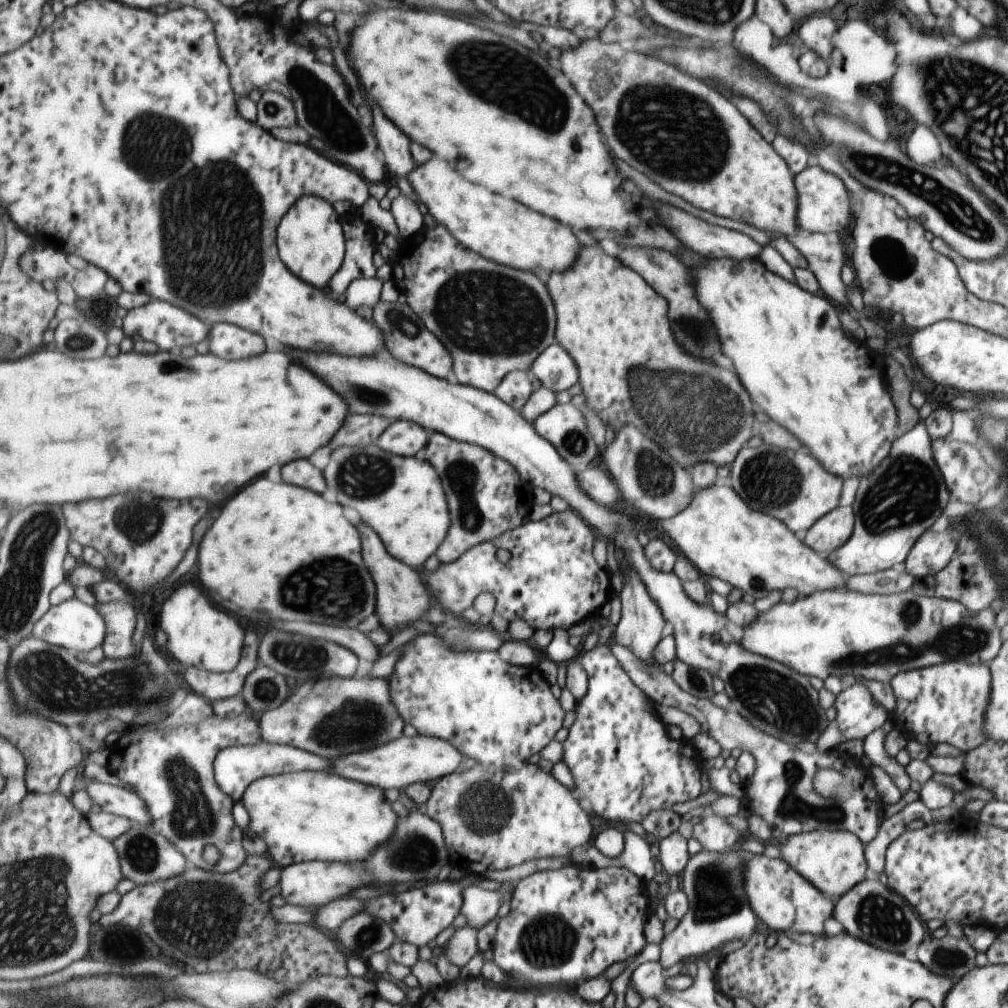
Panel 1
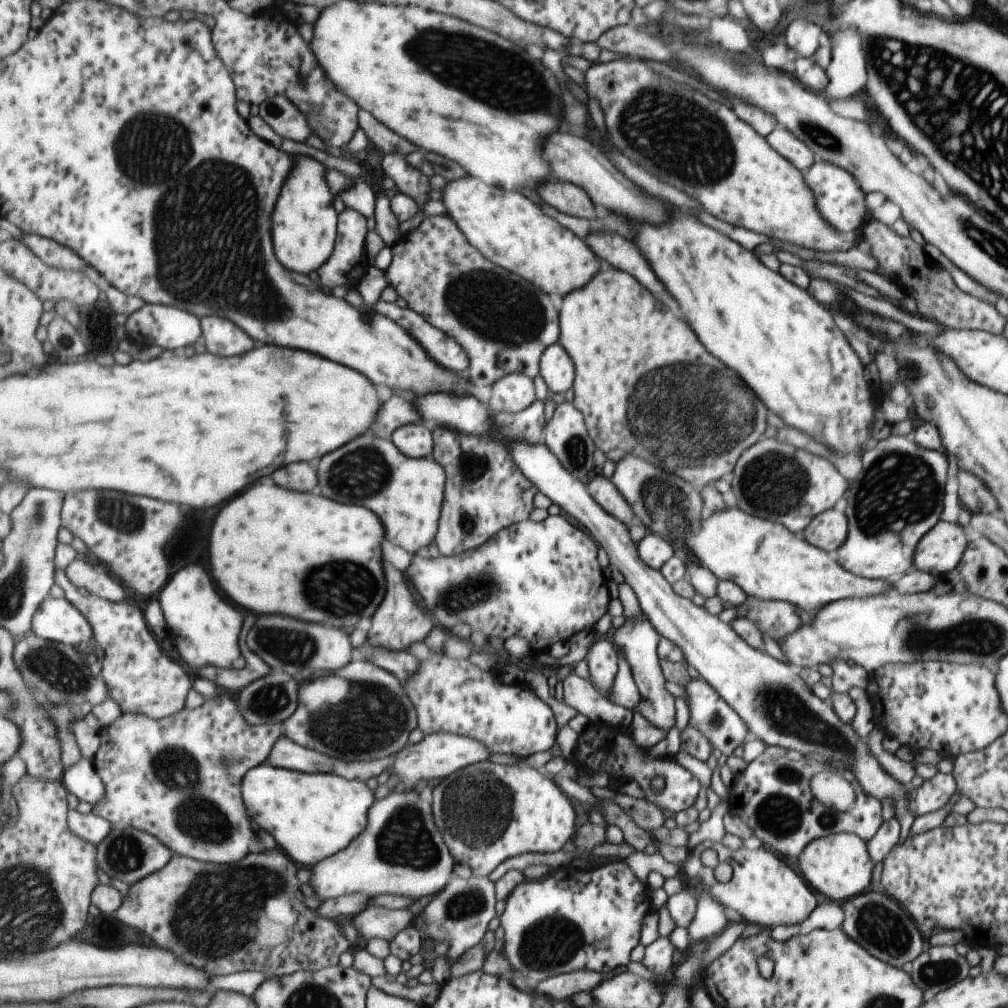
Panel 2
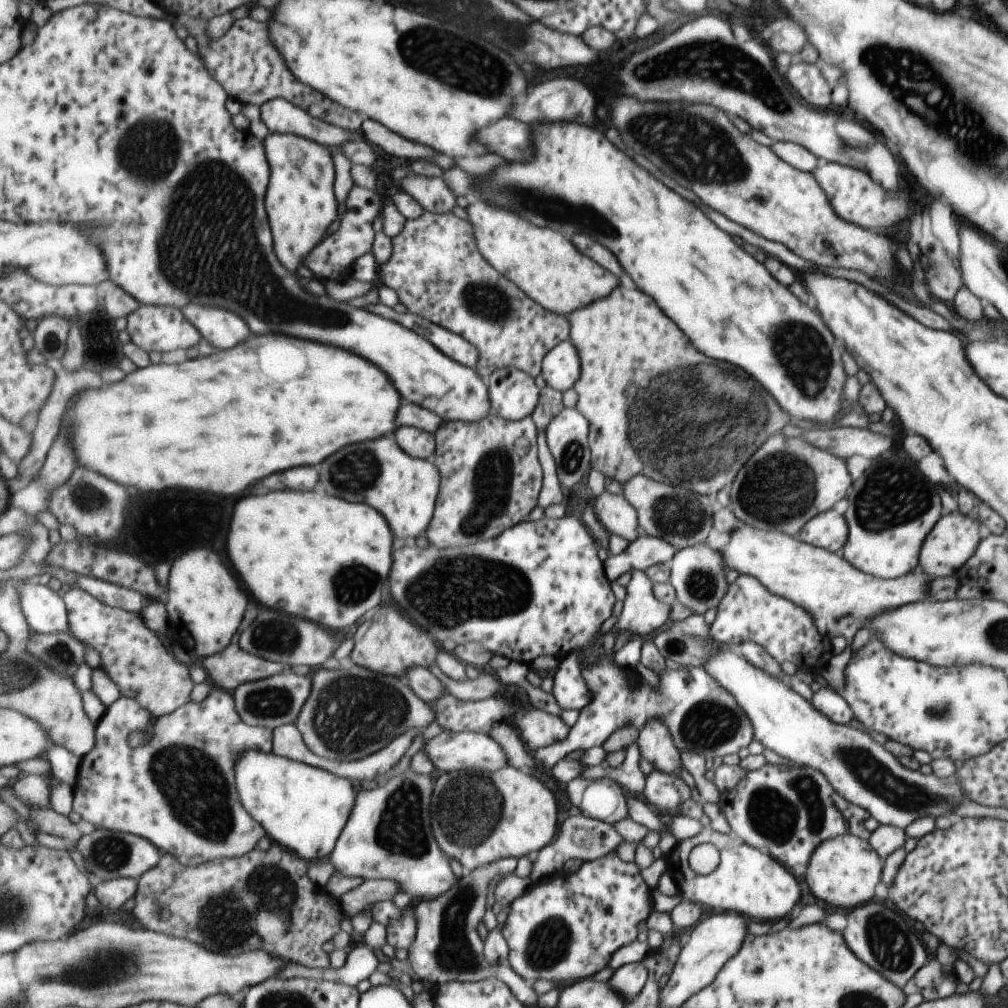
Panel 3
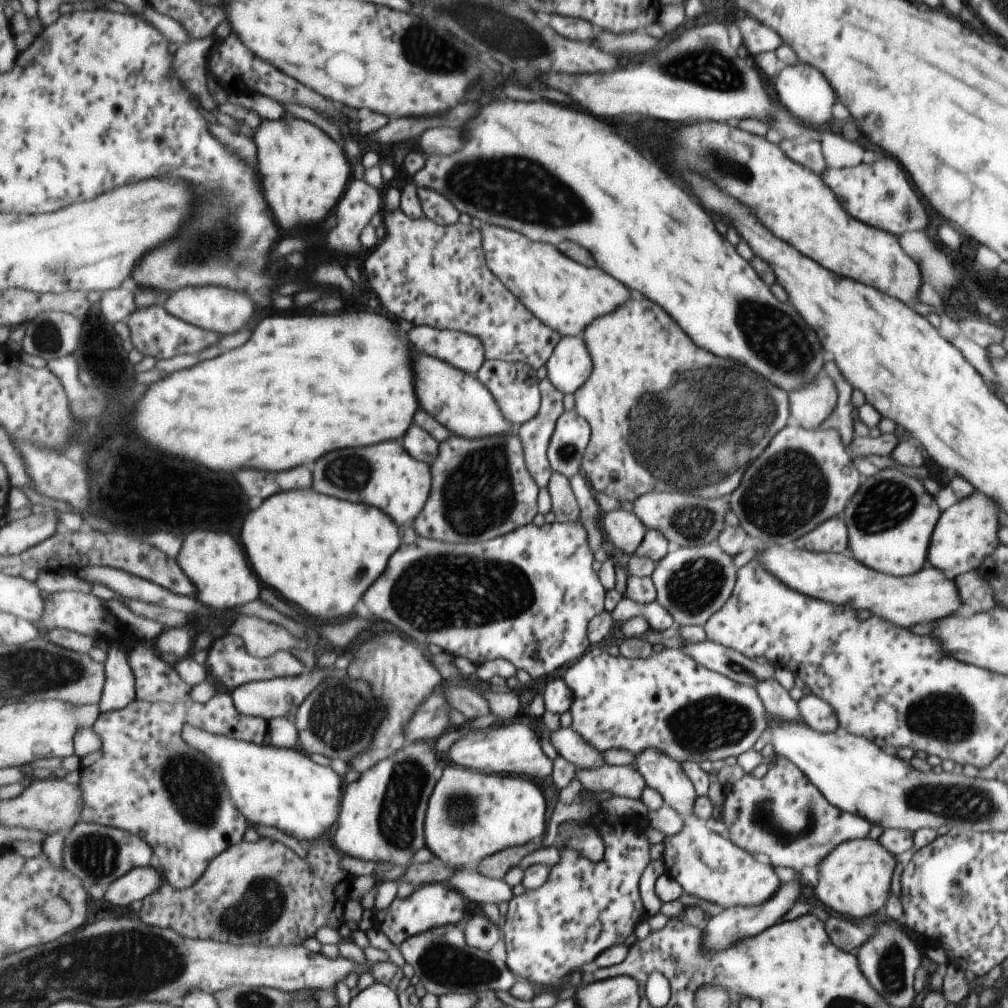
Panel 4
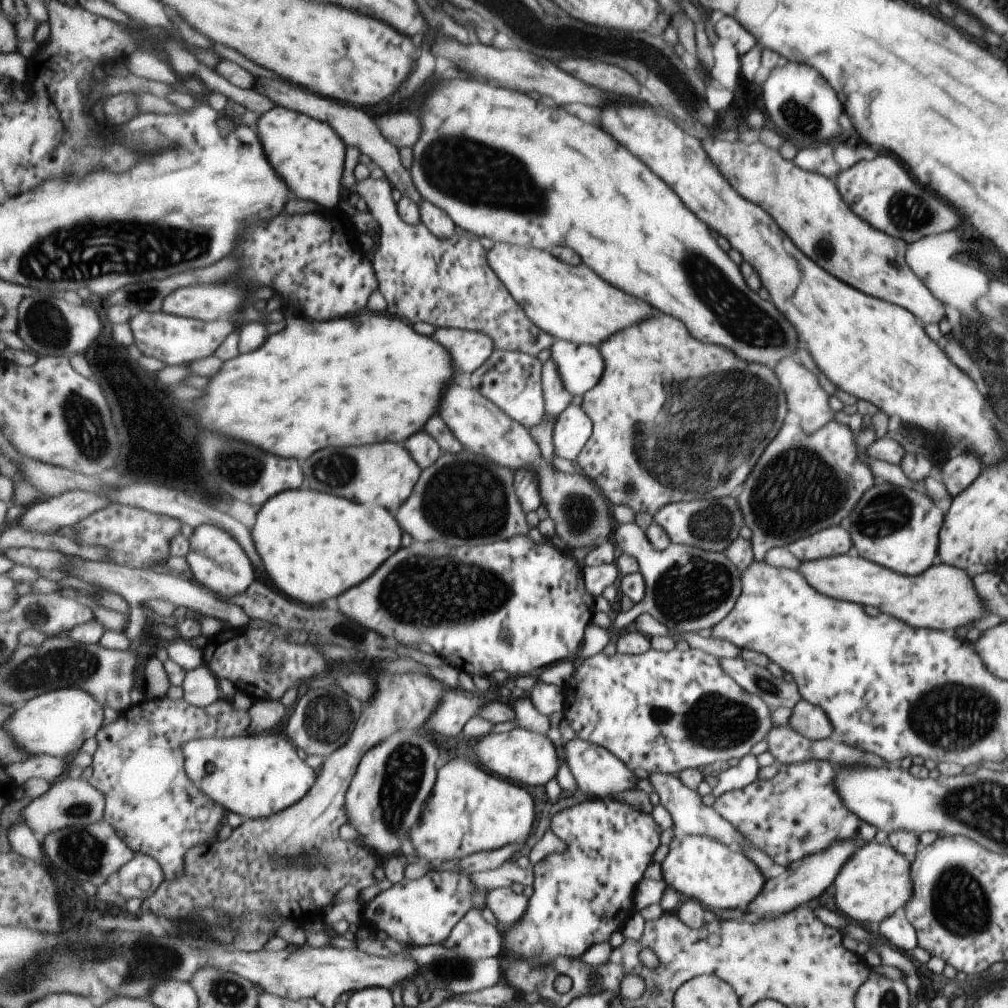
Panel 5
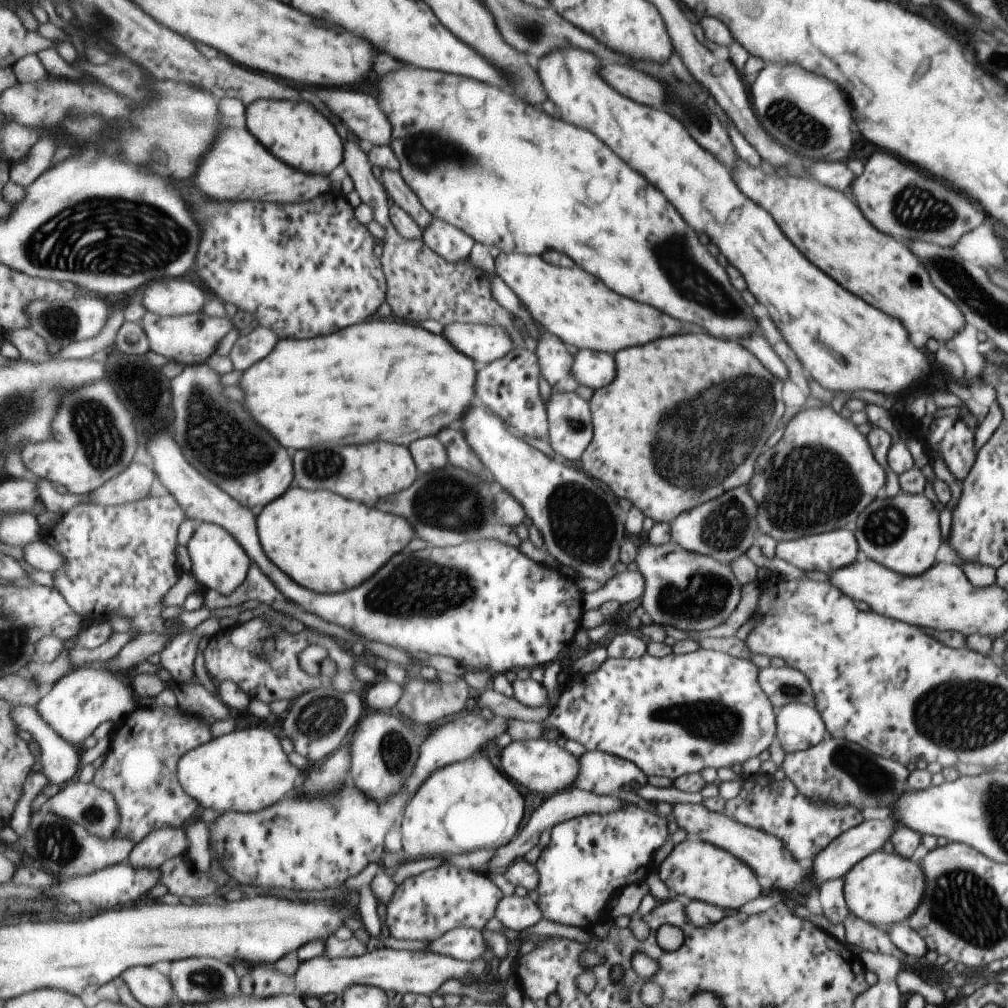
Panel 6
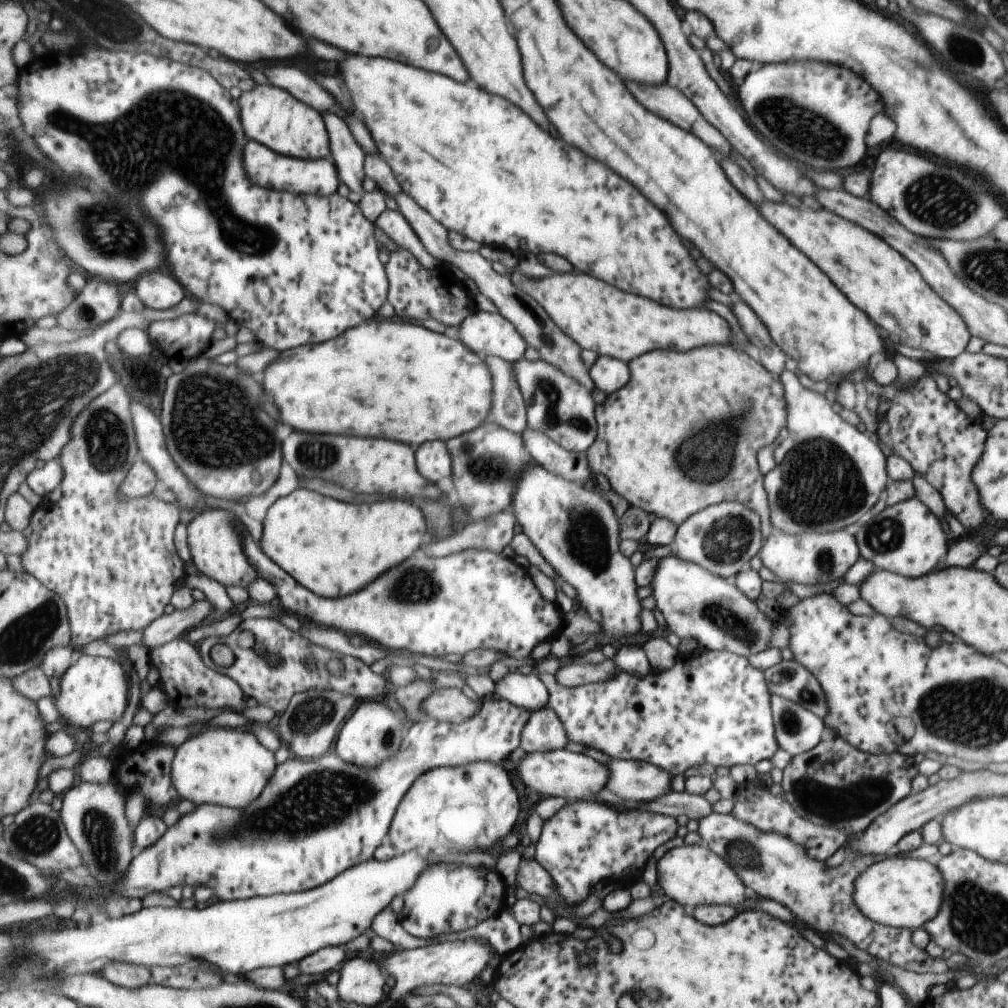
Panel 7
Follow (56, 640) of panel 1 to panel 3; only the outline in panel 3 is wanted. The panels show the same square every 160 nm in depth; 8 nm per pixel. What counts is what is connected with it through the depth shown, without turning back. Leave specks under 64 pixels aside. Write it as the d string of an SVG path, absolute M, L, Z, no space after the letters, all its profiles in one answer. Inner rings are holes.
M35 579L18 586L21 608L33 632L41 634L71 633L71 614L65 598Z

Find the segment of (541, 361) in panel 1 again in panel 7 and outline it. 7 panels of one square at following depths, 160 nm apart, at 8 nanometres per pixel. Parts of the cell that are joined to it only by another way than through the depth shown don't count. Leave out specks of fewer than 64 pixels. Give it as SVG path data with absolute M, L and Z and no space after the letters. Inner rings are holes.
M609 355L598 357L590 368L590 375L598 388L609 395L611 392L617 392L629 380L627 363Z

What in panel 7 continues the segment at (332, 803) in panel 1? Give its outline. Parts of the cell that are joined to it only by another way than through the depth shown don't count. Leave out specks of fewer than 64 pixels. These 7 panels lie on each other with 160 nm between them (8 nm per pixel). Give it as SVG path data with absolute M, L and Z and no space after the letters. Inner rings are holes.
M199 729L176 748L172 762L172 781L181 799L195 805L211 803L245 808L259 799L279 767L275 754L267 750L249 729Z

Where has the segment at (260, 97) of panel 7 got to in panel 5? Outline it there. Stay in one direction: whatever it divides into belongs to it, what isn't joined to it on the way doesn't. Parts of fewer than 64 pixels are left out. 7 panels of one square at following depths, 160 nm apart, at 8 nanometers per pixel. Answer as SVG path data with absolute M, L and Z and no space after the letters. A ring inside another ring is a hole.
M275 106L257 120L258 135L270 164L285 178L293 196L331 208L339 204L341 180L345 174L345 152L348 145L336 129L306 114Z

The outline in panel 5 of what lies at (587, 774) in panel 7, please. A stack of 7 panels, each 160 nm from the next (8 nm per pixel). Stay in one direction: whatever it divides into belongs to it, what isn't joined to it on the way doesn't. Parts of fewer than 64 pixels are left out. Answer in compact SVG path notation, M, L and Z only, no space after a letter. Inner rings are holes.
M516 726L506 733L488 734L476 744L474 748L477 760L489 770L497 772L499 776L505 776L513 782L525 784L525 786L545 786L551 782L559 772L559 752L553 744L553 740L547 735L542 735L521 726Z

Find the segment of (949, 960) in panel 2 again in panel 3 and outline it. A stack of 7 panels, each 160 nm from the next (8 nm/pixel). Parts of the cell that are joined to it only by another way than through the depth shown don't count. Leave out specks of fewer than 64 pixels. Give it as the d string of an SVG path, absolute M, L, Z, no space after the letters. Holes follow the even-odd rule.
M935 958L913 975L913 982L919 988L918 993L925 1001L939 1000L951 996L958 983L953 976L953 971L941 970L941 966Z

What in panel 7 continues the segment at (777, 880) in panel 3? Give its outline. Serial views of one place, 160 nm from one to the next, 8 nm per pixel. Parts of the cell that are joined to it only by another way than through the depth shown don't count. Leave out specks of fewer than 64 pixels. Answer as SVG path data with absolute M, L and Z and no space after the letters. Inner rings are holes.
M683 845L669 849L656 860L656 884L663 894L683 906L741 904L745 884L733 868L703 845Z

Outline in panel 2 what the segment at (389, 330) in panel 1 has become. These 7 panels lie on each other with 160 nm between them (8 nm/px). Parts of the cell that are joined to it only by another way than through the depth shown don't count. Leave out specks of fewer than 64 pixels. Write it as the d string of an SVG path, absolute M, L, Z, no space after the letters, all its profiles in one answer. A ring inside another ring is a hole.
M380 300L373 310L404 326L441 366L455 372L470 368L468 352L449 333L434 327L422 314L411 307L397 306Z

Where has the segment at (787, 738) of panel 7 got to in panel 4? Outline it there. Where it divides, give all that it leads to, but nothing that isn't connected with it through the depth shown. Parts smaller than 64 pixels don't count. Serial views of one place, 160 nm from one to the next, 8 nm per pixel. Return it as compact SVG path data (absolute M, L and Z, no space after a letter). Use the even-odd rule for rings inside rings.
M809 693L797 702L799 720L820 733L833 733L839 725L835 710L823 698Z

